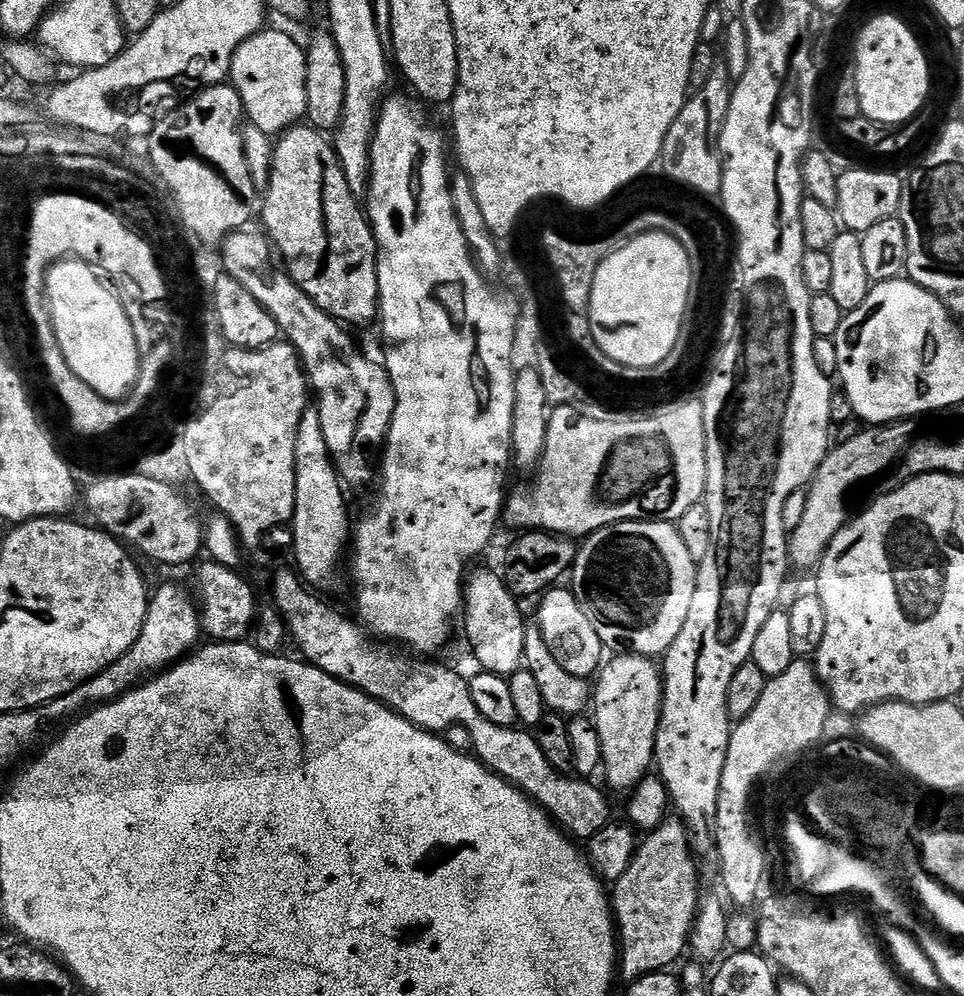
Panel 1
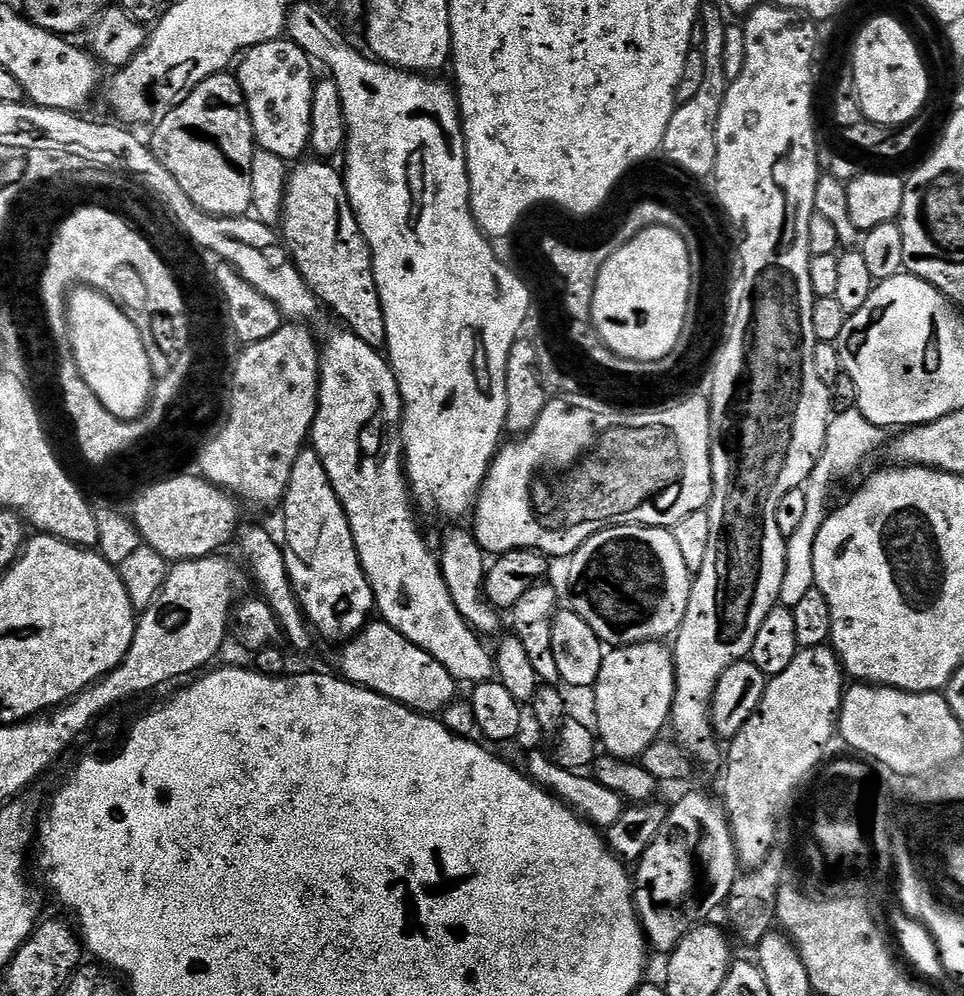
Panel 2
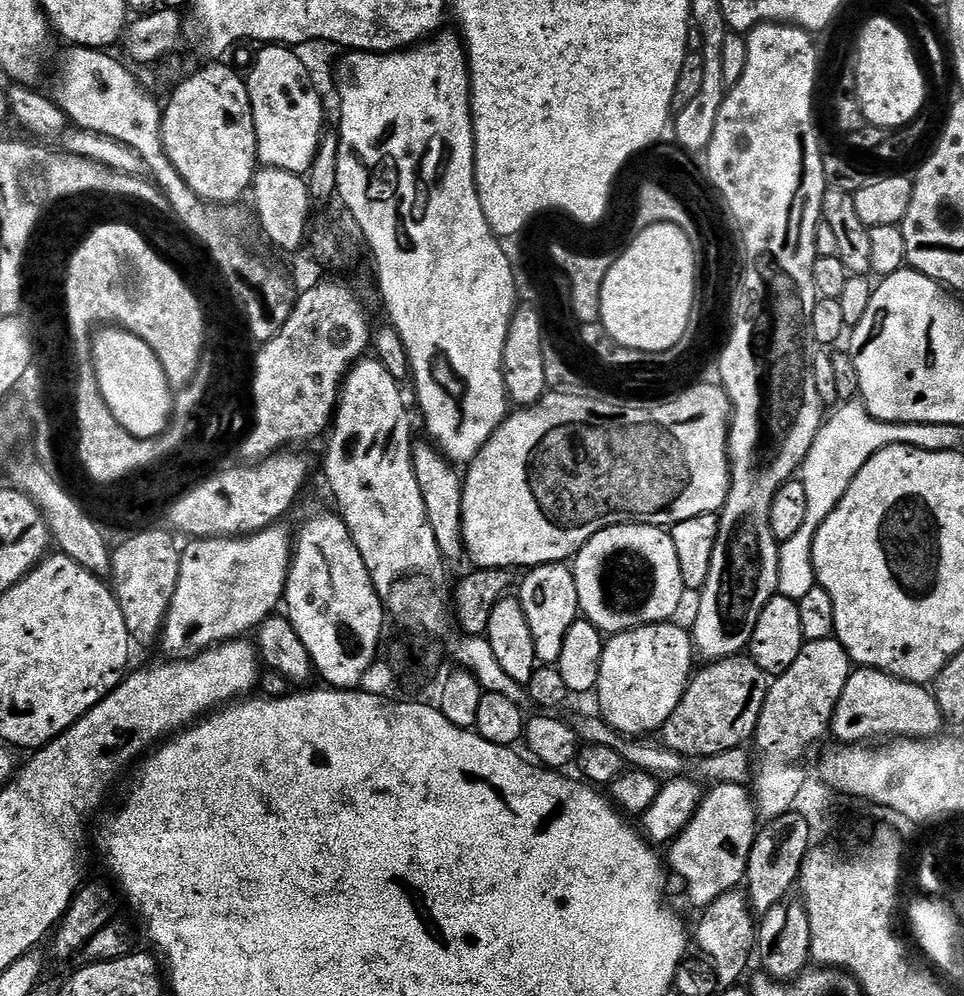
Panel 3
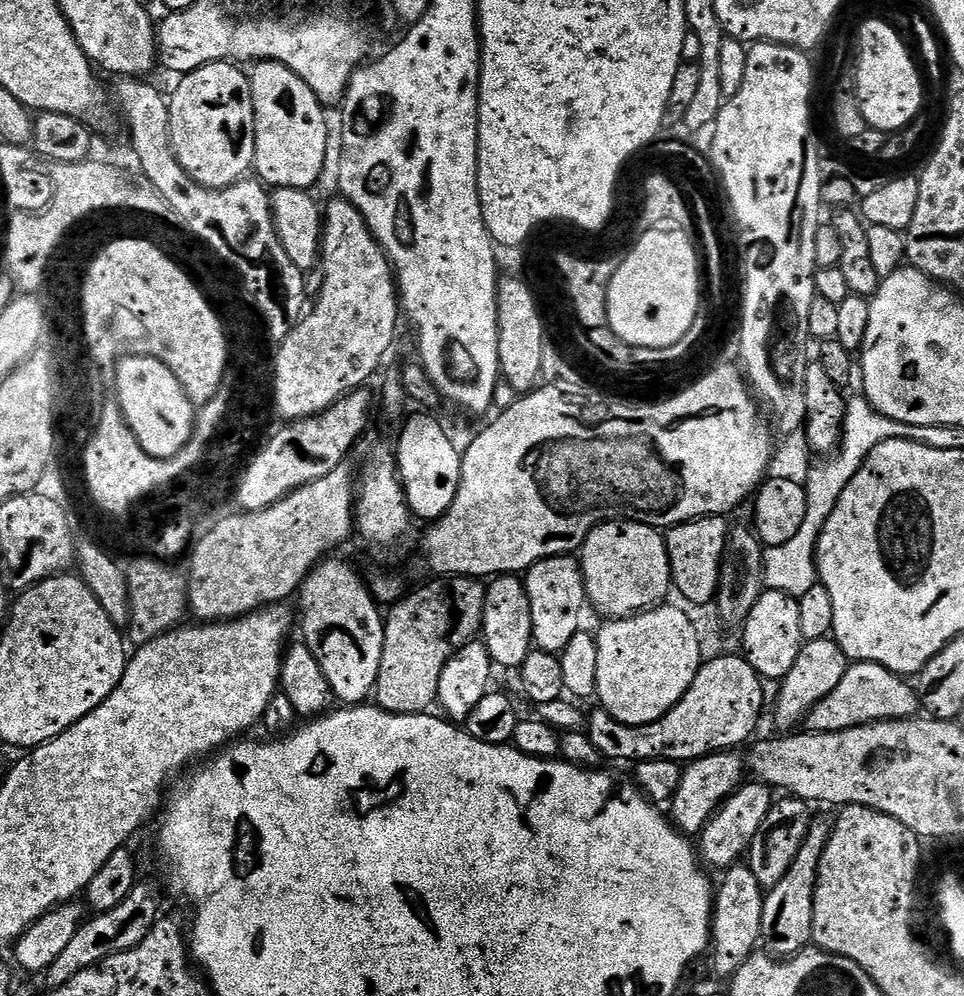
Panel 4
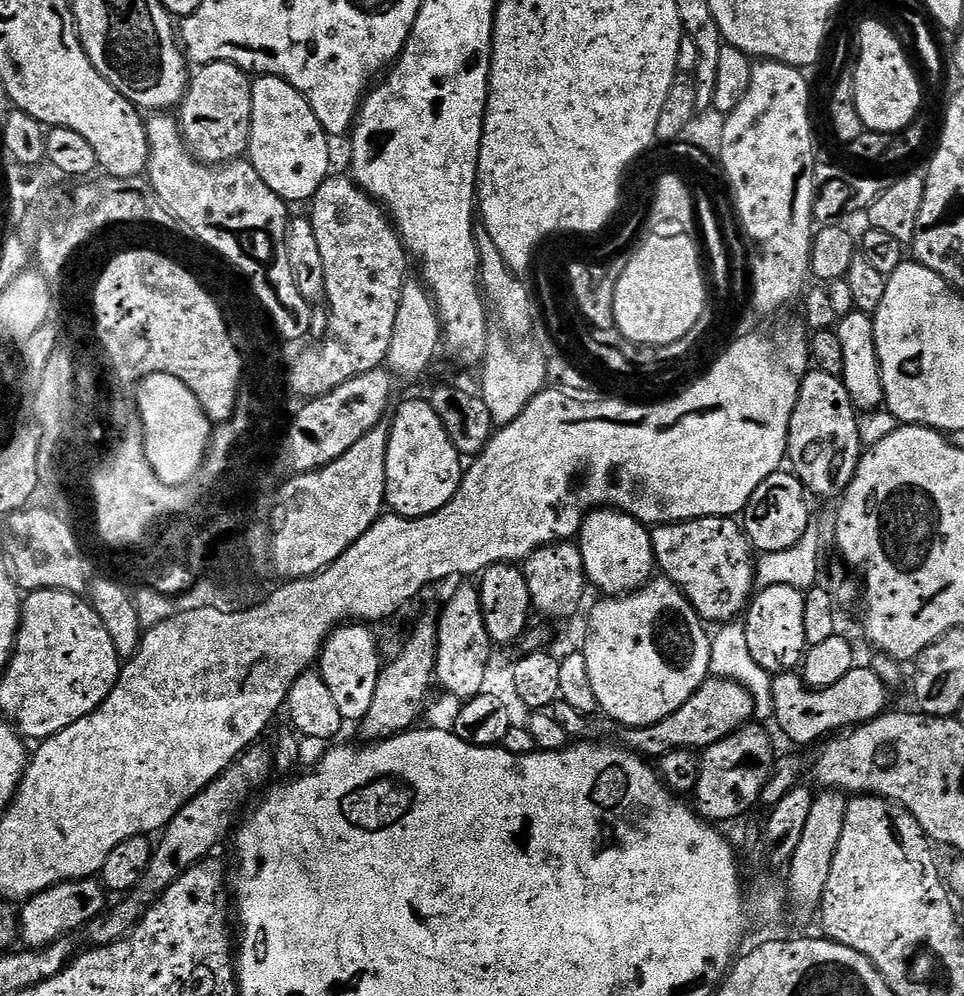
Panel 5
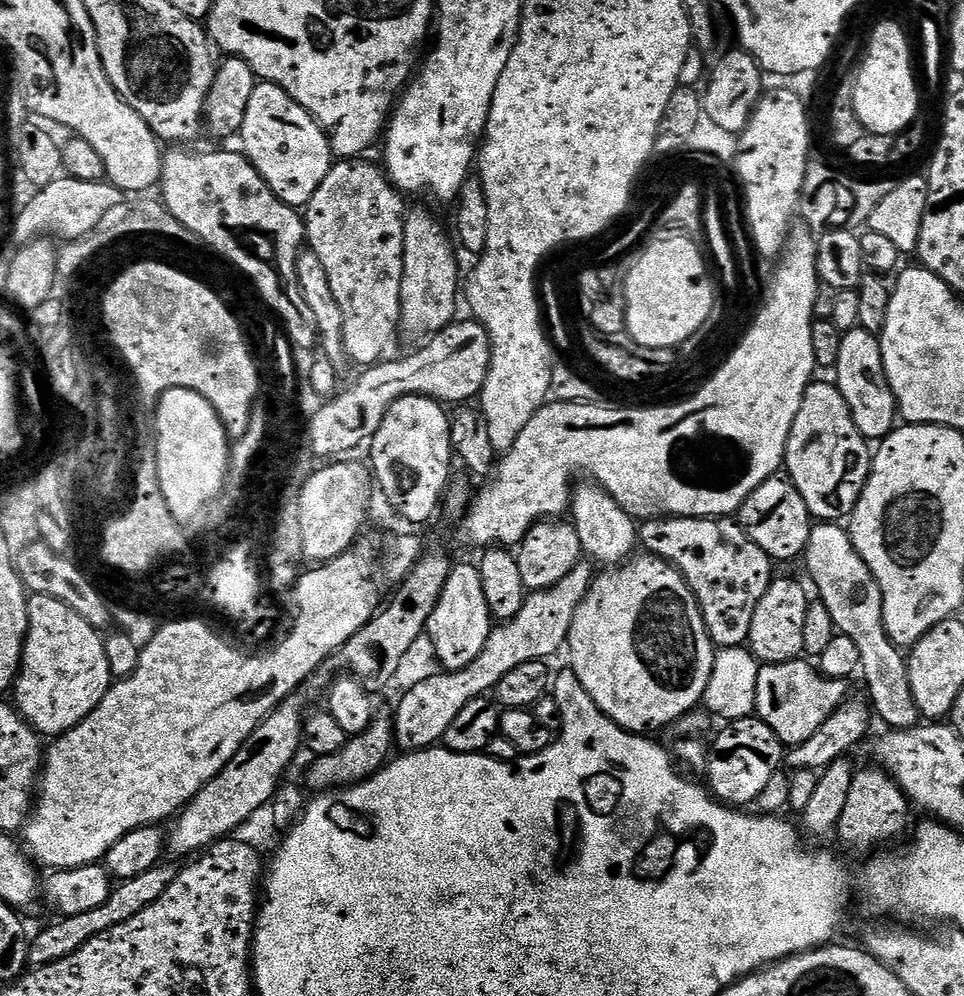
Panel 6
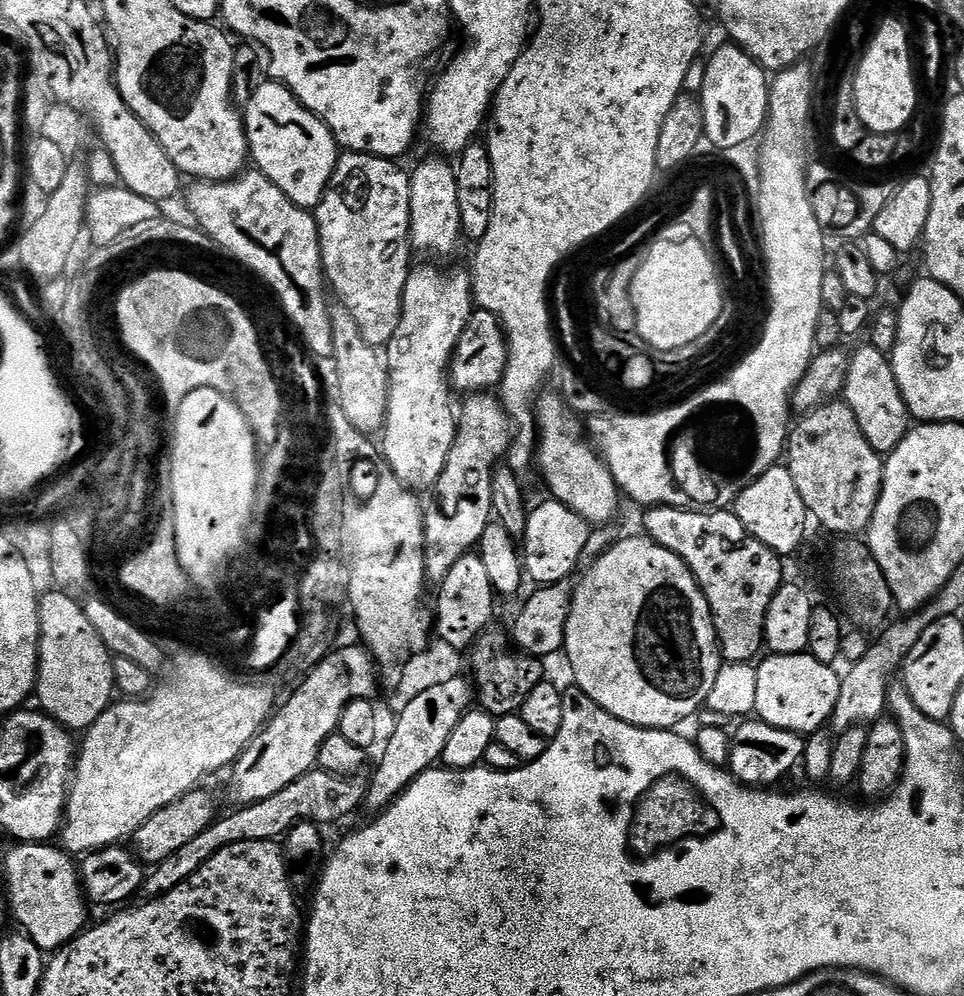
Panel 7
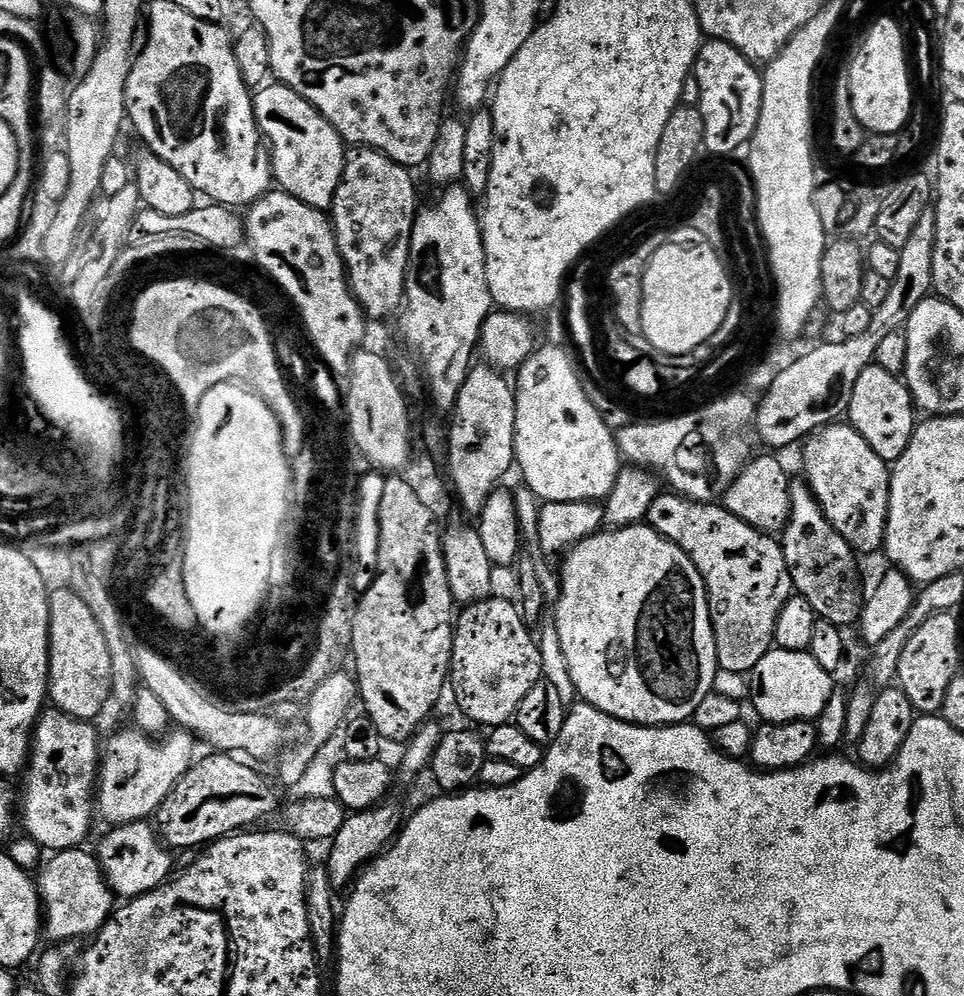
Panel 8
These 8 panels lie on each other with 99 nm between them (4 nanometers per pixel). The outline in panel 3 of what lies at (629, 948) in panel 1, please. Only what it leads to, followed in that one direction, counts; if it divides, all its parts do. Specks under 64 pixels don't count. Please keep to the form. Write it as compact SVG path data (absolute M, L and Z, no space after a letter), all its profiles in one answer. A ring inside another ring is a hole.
M712 784L701 795L698 810L690 822L666 848L666 864L678 879L684 883L684 896L697 910L703 910L708 904L732 889L739 889L745 883L748 874L750 850L756 841L758 831L758 813L753 793L742 784Z

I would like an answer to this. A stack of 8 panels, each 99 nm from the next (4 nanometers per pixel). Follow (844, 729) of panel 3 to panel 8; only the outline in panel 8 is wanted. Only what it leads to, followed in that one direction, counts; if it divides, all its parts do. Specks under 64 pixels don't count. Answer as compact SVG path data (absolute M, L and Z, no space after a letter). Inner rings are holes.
M773 647L750 673L750 701L761 721L789 724L795 720L815 721L822 714L834 687L833 673L822 670L809 652Z

